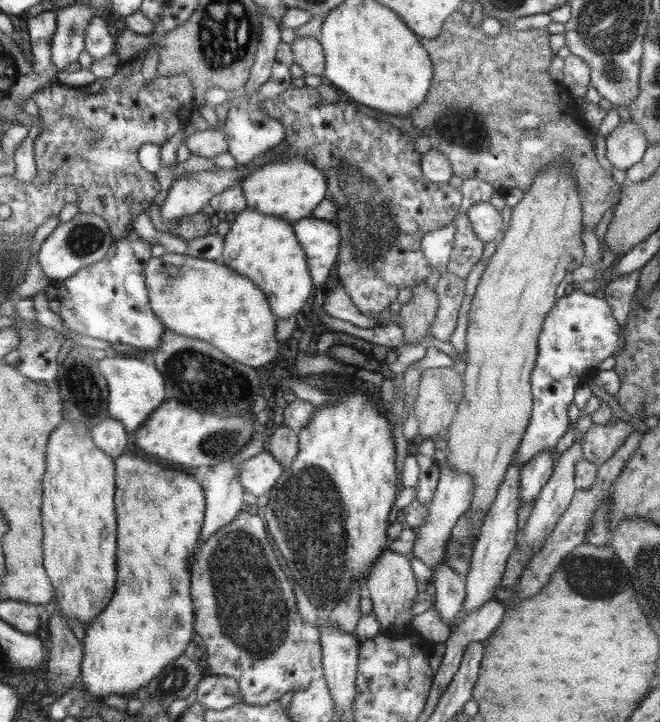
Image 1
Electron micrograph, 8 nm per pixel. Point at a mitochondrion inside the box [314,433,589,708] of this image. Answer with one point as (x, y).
(458, 552)

